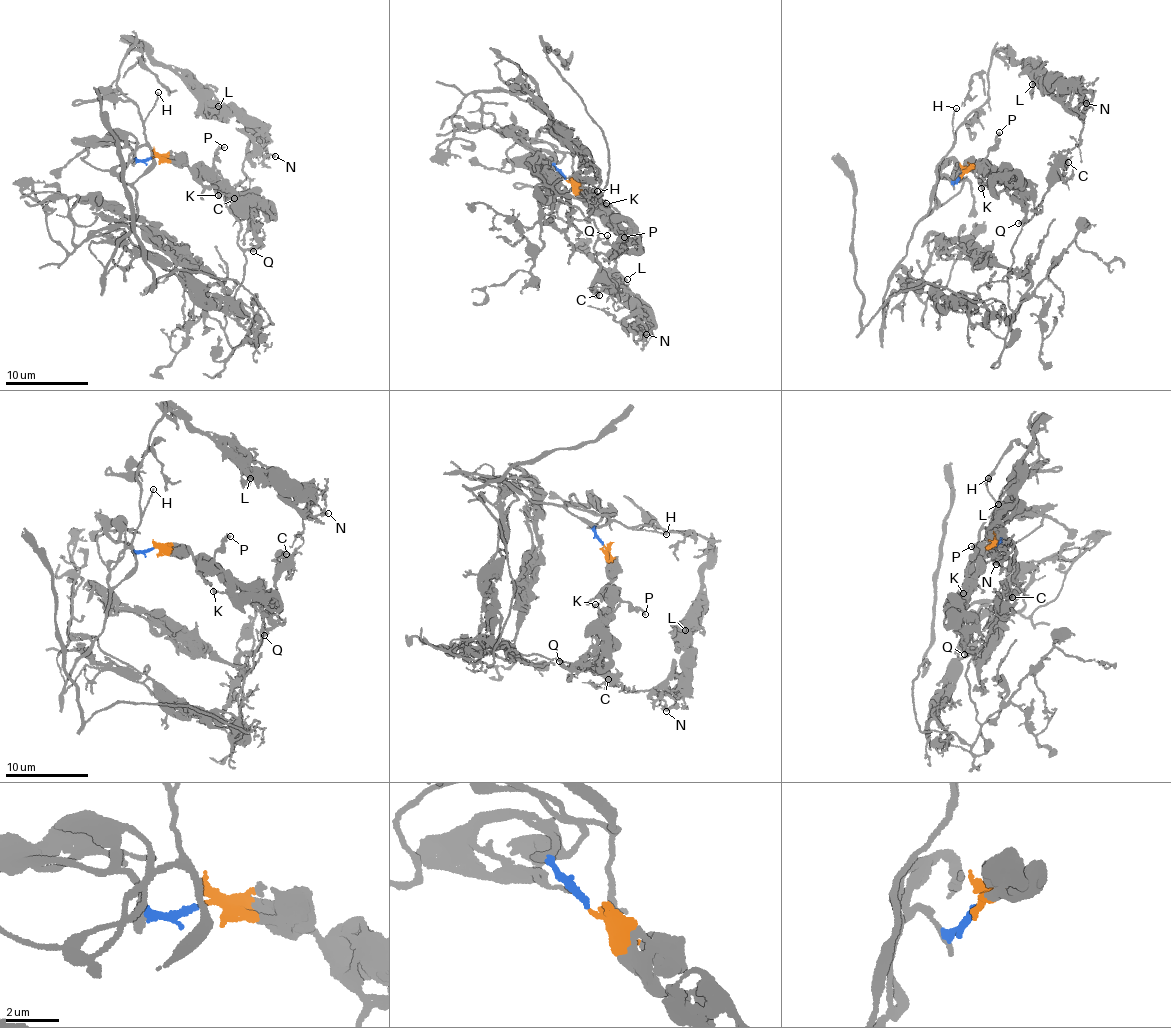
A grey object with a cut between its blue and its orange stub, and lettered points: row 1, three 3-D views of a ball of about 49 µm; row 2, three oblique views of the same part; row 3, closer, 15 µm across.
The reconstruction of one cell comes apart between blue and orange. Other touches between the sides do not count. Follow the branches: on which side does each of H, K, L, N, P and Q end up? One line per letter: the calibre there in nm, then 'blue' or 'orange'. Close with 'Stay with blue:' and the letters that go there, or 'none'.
H: 110 nm thick; blue
K: 240 nm thick; orange
L: 190 nm thick; blue
N: 170 nm thick; blue
P: 240 nm thick; orange
Q: 170 nm thick; orange
Stay with blue: H, L, N

